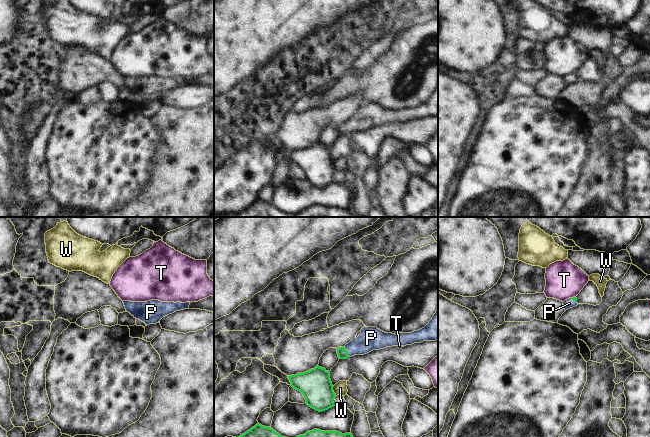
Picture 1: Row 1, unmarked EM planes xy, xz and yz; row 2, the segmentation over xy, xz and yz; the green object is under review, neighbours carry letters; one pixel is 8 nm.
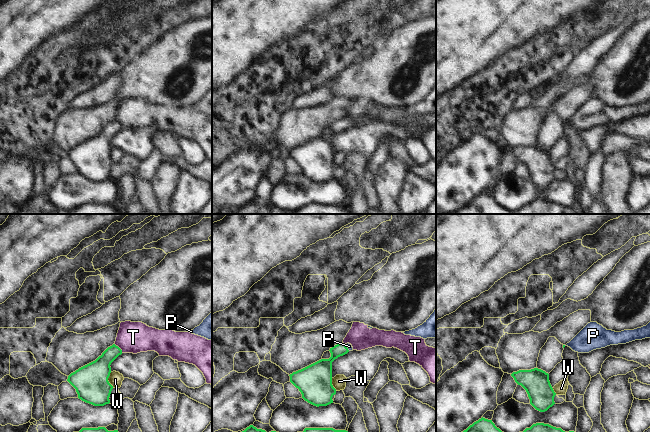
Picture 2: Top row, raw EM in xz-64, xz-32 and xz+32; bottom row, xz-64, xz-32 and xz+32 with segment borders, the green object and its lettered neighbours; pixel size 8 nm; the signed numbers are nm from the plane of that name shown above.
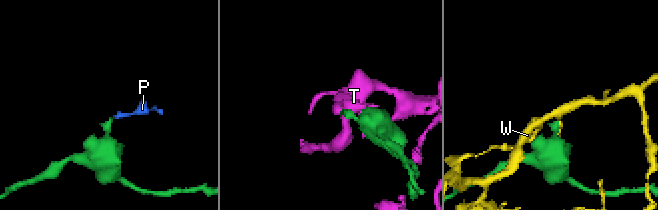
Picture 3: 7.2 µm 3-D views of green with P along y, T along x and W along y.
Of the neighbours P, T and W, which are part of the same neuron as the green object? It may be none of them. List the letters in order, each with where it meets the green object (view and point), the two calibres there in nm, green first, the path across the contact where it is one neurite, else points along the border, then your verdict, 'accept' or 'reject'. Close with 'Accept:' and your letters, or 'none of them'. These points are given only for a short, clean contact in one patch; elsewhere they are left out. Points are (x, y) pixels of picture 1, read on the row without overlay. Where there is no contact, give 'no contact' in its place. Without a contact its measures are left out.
P: xz (347, 127) | 80/190 nm | across xz (342, 129), (347, 127), (362, 121), (371, 114) | accept
T: yz (573, 73) | 30/300 nm | reject
W: xz (333, 167) | 260/110 nm | reject
Accept: P

